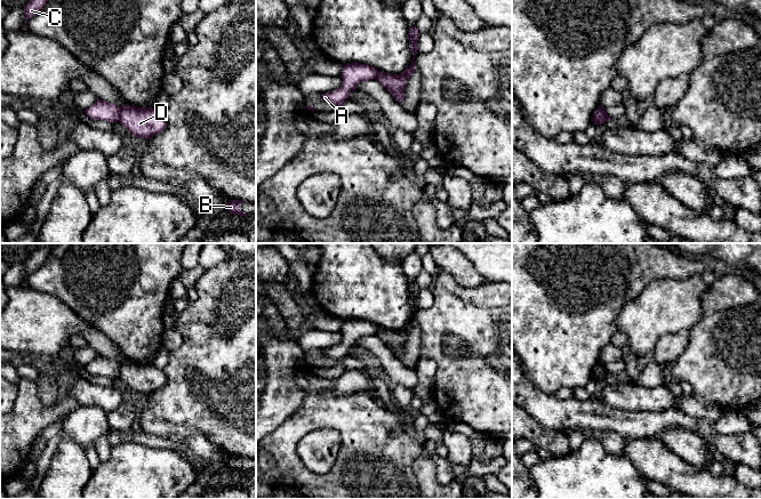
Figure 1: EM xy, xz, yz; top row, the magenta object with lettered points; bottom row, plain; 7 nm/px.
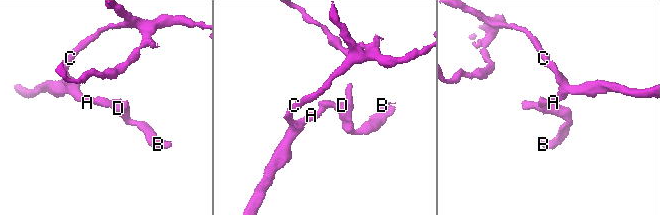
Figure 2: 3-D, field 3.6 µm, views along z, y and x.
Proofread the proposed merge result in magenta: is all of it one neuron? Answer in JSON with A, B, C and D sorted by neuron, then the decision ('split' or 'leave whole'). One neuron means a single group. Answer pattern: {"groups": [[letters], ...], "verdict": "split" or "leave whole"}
{"groups": [["A", "C"], ["B", "D"]], "verdict": "split"}

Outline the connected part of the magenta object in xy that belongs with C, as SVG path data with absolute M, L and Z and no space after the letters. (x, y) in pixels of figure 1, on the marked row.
M30 0L24 6L25 22L23 24L23 29L26 29L26 22L29 18L38 14L41 8L47 3L48 0Z

